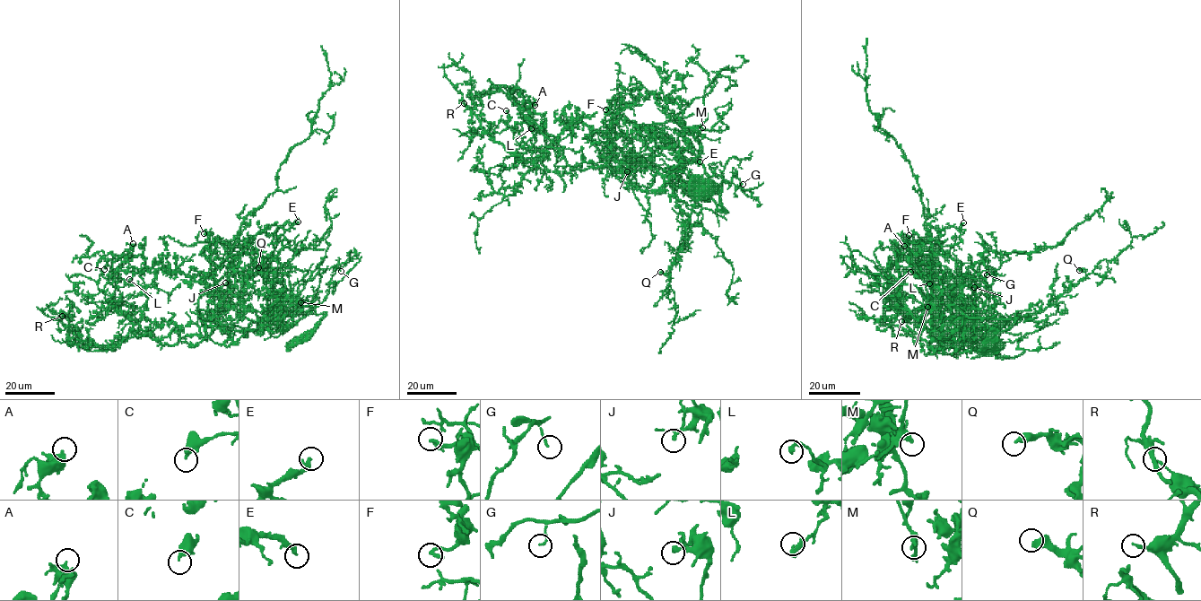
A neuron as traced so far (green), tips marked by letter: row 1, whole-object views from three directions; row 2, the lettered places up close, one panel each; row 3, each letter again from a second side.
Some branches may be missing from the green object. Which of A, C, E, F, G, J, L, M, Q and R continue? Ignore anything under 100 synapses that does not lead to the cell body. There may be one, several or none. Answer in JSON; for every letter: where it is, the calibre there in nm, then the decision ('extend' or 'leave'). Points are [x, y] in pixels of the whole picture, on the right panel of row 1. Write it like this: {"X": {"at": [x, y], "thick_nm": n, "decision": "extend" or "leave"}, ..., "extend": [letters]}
{"A": {"at": [904, 246], "thick_nm": 480, "decision": "leave"}, "C": {"at": [910, 272], "thick_nm": 360, "decision": "leave"}, "E": {"at": [963, 222], "thick_nm": 320, "decision": "leave"}, "F": {"at": [909, 235], "thick_nm": 280, "decision": "leave"}, "G": {"at": [987, 274], "thick_nm": 120, "decision": "leave"}, "J": {"at": [974, 287], "thick_nm": 280, "decision": "leave"}, "L": {"at": [929, 283], "thick_nm": 280, "decision": "leave"}, "M": {"at": [927, 307], "thick_nm": 280, "decision": "leave"}, "Q": {"at": [1079, 270], "thick_nm": 440, "decision": "extend"}, "R": {"at": [901, 321], "thick_nm": 140, "decision": "leave"}, "extend": ["Q"]}

